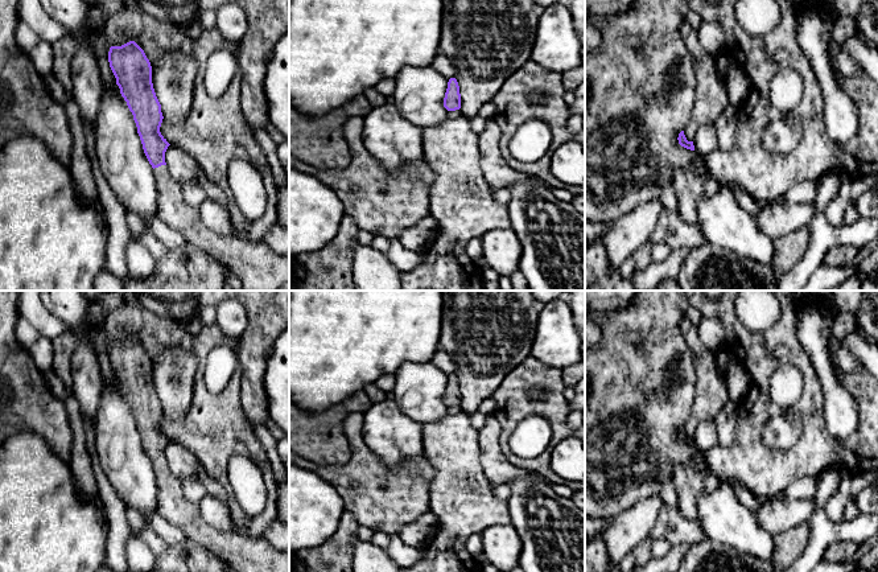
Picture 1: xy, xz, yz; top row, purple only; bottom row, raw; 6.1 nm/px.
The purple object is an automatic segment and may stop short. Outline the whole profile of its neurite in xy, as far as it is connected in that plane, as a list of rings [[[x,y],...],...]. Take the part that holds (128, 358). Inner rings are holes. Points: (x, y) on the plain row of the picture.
[[[135,337],[111,342],[108,358],[153,464],[158,489],[157,514],[178,526],[186,539],[215,554],[236,572],[289,572],[288,551],[276,550],[264,536],[253,538],[235,528],[228,532],[214,530],[202,519],[199,506],[185,497],[182,482],[166,464],[165,448],[170,440],[160,428],[164,412],[152,379],[152,362],[144,346]]]

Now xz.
[[[450,374],[444,394],[444,403],[448,407],[456,407],[461,404],[459,382],[456,374]]]

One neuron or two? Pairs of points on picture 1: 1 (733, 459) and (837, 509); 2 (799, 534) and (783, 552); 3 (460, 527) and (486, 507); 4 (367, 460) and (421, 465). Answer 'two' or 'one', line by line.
1: two
2: one
3: one
4: one

